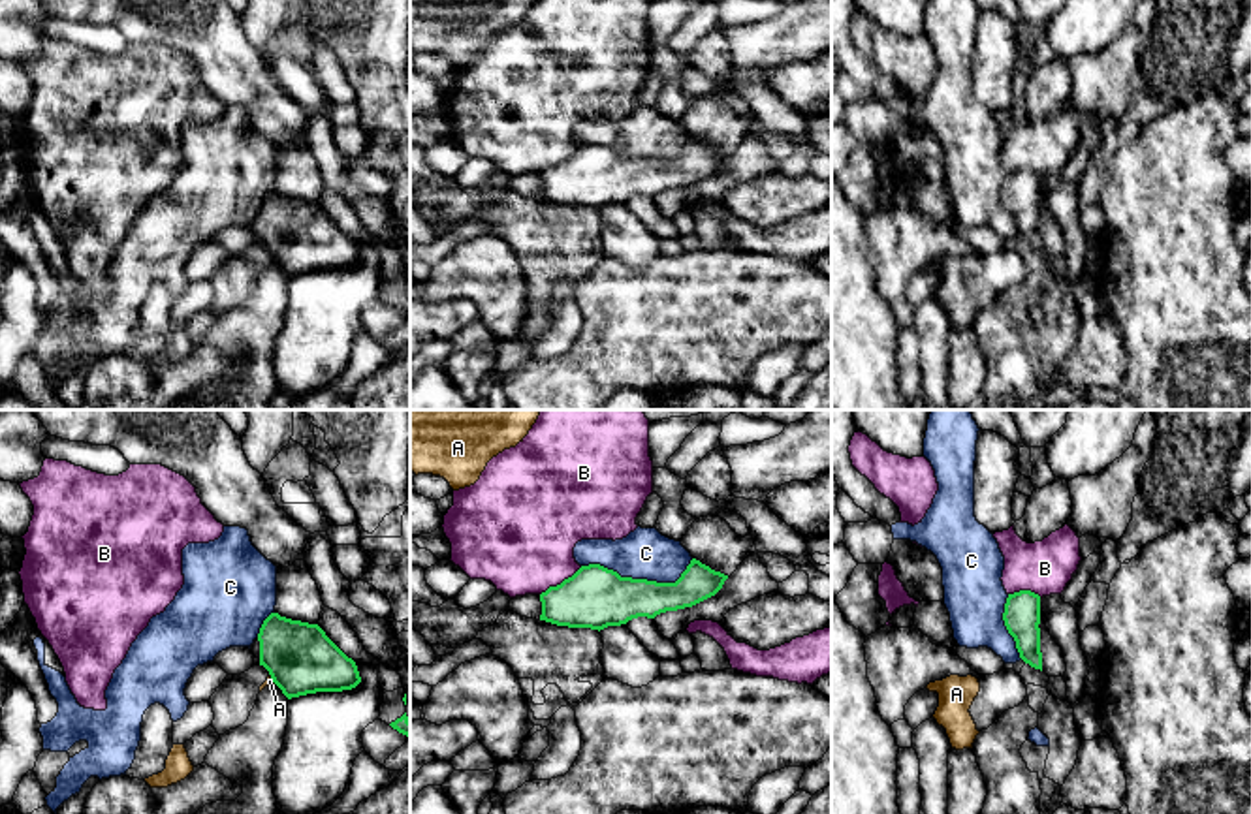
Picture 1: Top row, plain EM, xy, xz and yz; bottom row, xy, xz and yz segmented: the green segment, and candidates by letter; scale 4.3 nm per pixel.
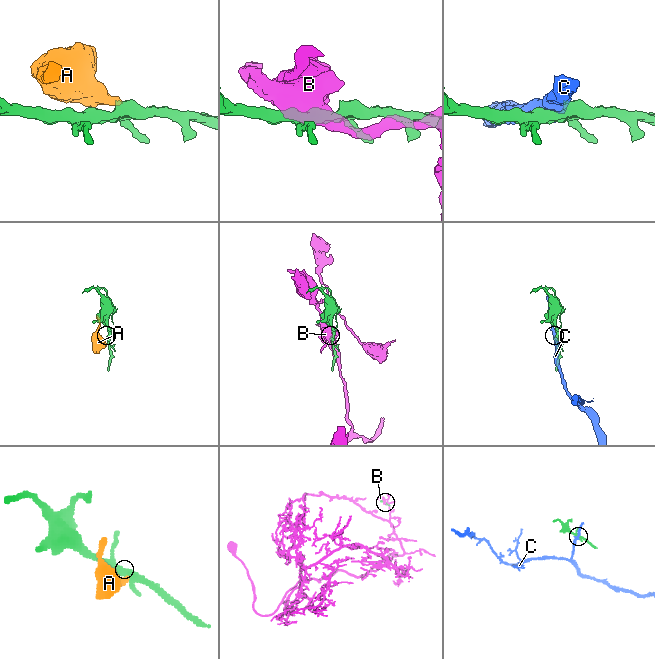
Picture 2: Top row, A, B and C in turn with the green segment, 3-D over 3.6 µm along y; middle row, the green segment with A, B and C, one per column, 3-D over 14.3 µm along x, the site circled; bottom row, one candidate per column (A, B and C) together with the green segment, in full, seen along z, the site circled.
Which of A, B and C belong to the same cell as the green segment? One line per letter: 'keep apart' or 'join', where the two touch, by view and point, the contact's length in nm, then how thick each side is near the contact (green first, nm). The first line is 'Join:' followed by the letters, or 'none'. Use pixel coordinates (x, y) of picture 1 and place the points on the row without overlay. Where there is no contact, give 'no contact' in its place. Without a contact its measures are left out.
Join: none
A: keep apart; meets green in xy at (271, 256); contact 50 nm long; 300 nm thick on the green side, 30 nm on the other
B: keep apart; meets green in xz at (563, 160); contact 220 nm long; 260 nm thick on the green side, 440 nm on the other
C: keep apart; meets green in xz at (638, 158); contact 480 nm long; 260 nm thick on the green side, 220 nm on the other

